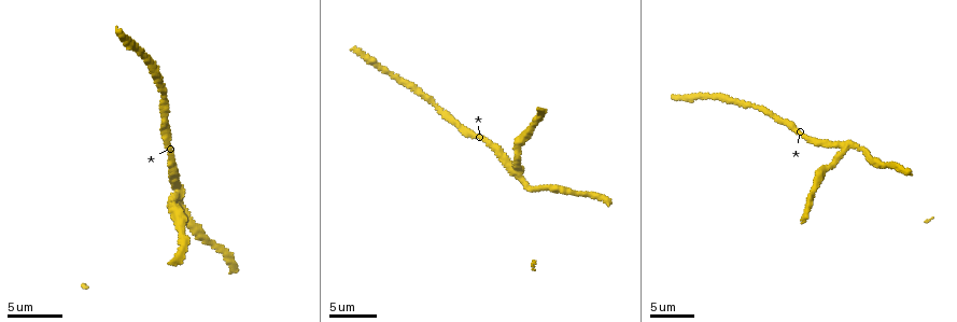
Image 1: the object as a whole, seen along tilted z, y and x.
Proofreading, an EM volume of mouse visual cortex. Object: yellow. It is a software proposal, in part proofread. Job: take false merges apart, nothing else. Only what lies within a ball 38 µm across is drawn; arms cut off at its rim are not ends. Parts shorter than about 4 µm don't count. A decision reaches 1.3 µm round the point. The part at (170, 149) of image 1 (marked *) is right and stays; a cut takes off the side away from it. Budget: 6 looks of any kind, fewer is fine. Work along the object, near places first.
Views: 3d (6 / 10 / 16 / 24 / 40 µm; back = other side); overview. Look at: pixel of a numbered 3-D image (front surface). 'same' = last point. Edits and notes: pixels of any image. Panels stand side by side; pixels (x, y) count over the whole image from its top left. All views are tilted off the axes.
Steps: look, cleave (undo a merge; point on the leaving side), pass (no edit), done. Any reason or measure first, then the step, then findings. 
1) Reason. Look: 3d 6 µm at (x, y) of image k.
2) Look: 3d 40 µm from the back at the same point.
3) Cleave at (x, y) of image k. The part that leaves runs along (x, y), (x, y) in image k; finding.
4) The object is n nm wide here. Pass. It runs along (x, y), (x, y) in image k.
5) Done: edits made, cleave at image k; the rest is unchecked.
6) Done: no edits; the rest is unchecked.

Look: 3d 6 µm at (181, 194) of image 1.

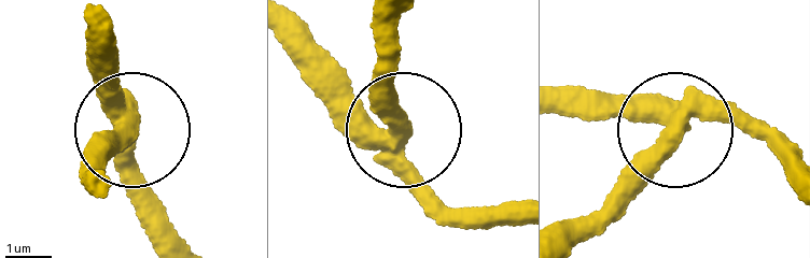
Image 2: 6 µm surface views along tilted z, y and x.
Look: 3d 6 µm from the back at (128, 130) of image 2.

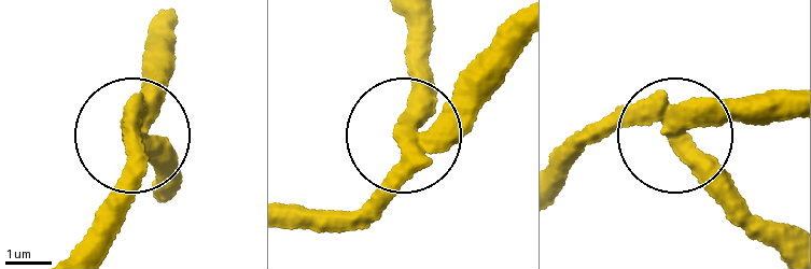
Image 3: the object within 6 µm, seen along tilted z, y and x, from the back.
Cleave at (417, 102) of image 3. Two neurons meet here.

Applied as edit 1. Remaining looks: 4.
Narrows sharply. Look: 3d 10 µm at (162, 95) of image 1.

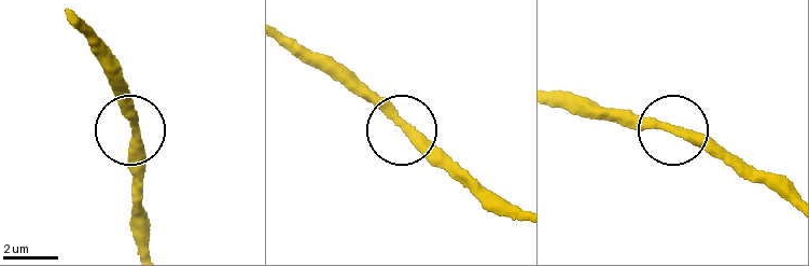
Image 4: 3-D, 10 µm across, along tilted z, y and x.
Pass. It runs along (514, 207), (333, 73) in image 4; continuous, no second neuron.

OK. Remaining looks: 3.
Thin neck. Look: 3d 6 µm at (558, 190) of image 1.

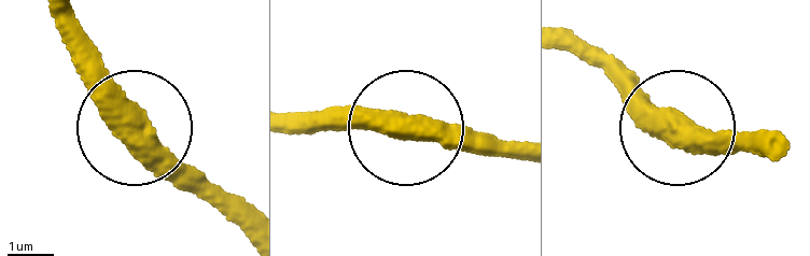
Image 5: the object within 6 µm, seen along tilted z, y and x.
Look: 3d 6 µm from the back at (139, 117) of image 5.

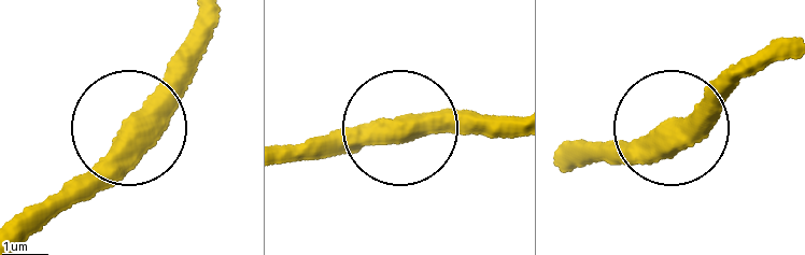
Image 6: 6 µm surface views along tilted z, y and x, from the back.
Pass. It runs along (198, 17), (132, 125), (52, 218) in image 6; continuous, no second neuron.

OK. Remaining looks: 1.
Done: edits made, cleave at image 3; the rest is unchecked.

